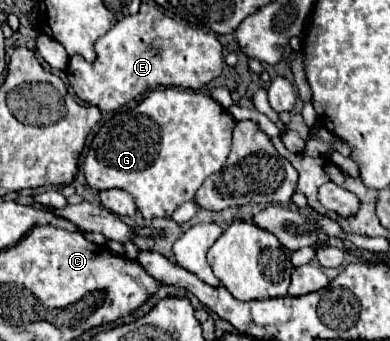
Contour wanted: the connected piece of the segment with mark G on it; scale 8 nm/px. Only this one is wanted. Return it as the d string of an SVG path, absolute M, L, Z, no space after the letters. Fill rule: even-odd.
M174 87L154 89L134 109L118 111L110 121L100 127L84 159L86 181L92 189L98 191L112 187L128 191L146 219L170 217L178 205L194 199L194 193L208 175L224 167L232 145L234 125L236 121L232 119L232 115L206 93L186 89L180 91Z

